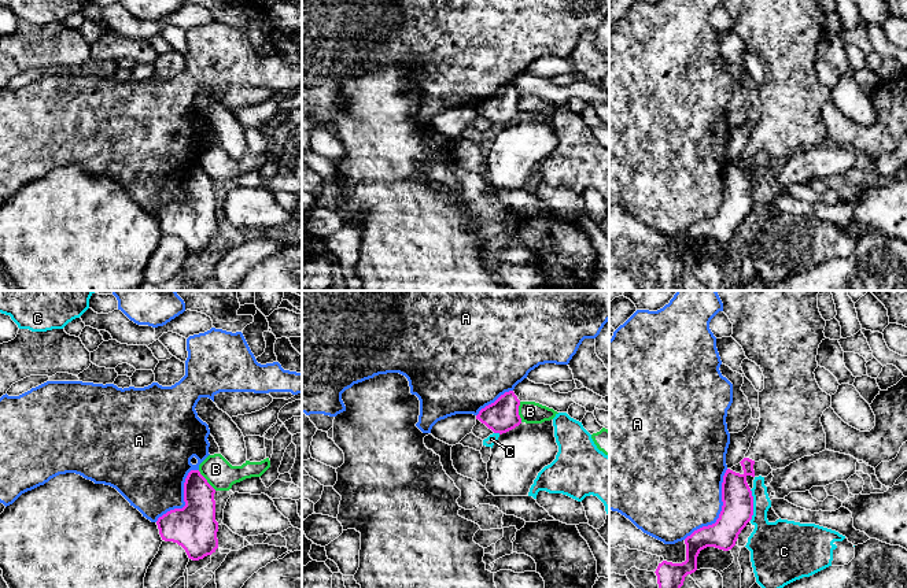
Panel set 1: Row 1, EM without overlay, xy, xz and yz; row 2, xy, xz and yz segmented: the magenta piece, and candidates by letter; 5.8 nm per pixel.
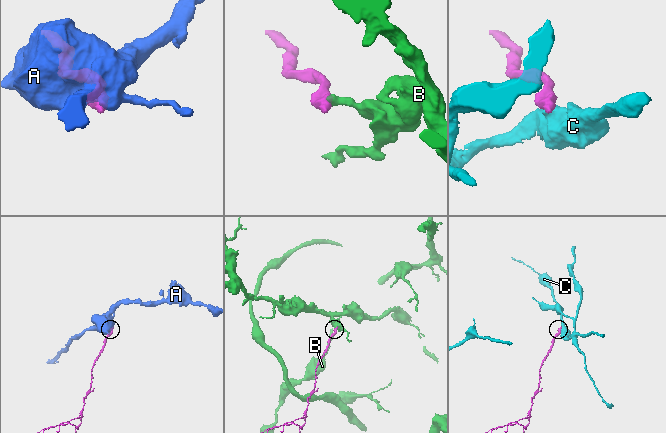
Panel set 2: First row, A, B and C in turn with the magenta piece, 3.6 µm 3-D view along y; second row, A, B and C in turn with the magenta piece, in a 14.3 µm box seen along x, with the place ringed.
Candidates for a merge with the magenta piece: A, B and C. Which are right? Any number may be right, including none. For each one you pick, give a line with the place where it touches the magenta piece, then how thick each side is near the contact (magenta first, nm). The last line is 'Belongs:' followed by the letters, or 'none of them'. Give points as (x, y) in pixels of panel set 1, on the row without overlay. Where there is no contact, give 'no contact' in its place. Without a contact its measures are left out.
Belongs: none of them

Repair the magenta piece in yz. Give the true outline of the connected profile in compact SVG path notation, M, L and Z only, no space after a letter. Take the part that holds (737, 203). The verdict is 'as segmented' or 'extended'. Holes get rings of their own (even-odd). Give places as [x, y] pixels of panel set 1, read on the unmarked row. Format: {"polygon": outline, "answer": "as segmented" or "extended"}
{"polygon": "M723 0L733 16L731 30L742 40L745 49L763 64L764 82L759 85L760 115L745 151L740 155L744 166L726 163L722 175L722 204L715 217L694 223L685 232L686 254L672 256L663 254L656 262L659 284L655 291L679 291L685 270L697 263L701 243L715 240L729 244L738 228L752 212L753 189L746 170L755 170L753 158L767 155L773 163L826 143L826 126L821 117L823 104L832 100L832 89L823 85L816 73L816 48L826 32L826 14L818 0Z", "answer": "extended"}

